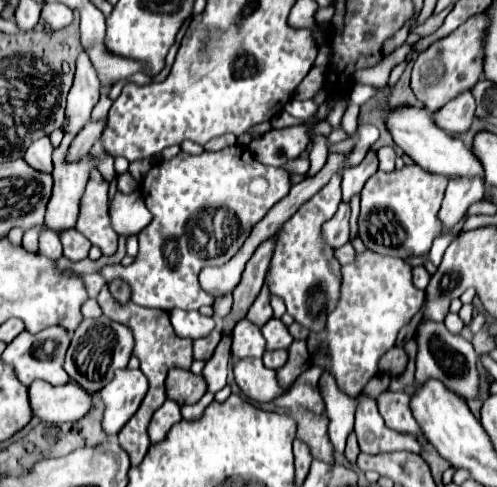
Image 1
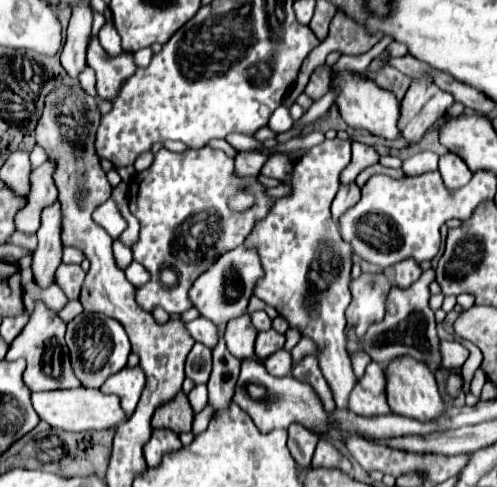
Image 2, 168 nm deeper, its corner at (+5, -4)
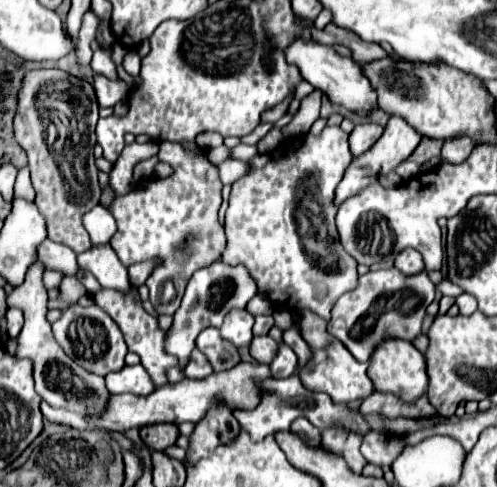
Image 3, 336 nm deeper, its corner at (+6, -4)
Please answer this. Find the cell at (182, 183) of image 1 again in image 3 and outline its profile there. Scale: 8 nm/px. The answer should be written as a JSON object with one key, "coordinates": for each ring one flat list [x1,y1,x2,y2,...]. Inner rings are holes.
{"coordinates":[[160,142,158,144,158,158,174,168,174,174,170,178,150,178,140,184,140,188,134,188,126,196,114,198,114,202,108,206,108,210,114,214,118,230,112,238,114,252,122,264,128,268,138,261,147,261,150,258,162,258,162,264,152,272,152,276,146,280,146,286,150,290,150,302,158,314,174,314,180,306,180,298,184,294,184,288,190,280,190,276,198,270,204,268,212,262,216,262,226,246,226,236,224,230,218,222,218,208,222,204,222,182,218,178,218,168,210,164,204,156,194,156,184,152,184,148,178,142],[166,282,172,282,176,288,176,298,170,300,168,304,160,302,162,288]]}

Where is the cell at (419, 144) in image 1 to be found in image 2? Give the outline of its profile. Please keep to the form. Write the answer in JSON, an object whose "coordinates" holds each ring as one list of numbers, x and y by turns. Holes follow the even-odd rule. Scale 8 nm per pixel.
{"coordinates":[[343,72,339,78,333,80,331,86,341,86,341,94,337,98,339,112,343,120,353,126,353,128,365,128,373,136,381,136,385,140,399,140,401,130,399,130,399,100,395,98,393,92,383,90,375,86,369,78,359,78,351,72]]}

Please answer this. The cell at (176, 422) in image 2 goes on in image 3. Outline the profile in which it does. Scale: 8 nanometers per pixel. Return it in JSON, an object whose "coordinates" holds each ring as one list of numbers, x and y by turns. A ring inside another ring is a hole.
{"coordinates":[[160,424,160,426,144,426,140,428,142,442,152,450,166,450,178,438,176,424]]}

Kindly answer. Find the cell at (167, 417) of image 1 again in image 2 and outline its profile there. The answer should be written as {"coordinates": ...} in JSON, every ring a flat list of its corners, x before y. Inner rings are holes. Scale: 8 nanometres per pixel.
{"coordinates":[[153,430,149,442,143,446,147,466,157,466,165,452,179,448,181,448,181,440,177,434,171,434,171,430]]}

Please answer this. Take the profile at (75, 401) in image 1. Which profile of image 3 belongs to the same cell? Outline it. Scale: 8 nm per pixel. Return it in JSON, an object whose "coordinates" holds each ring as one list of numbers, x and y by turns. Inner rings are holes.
{"coordinates":[[240,362,238,366,234,366,232,370,220,372,220,374,210,374,208,378,202,380,190,380,190,378,182,378,176,384,166,384,156,388,152,394,148,396,134,396,134,394,120,394,120,396,110,396,108,402,108,410,94,422,90,418,82,418,80,414,68,412,68,410,60,410,60,408,52,408,50,404,42,402,40,410,44,414,44,418,48,418,50,422,58,422,58,424,66,424,72,428,80,428,80,430,112,430,112,432,126,432,130,428,142,428,148,424,158,424,158,422,174,422,174,424,182,424,182,422,194,422,198,424,206,412,218,402,220,406,226,406,230,410,242,408,242,410,250,410,254,406,258,406,258,378,272,378,270,368,264,364,250,364,250,362]]}

